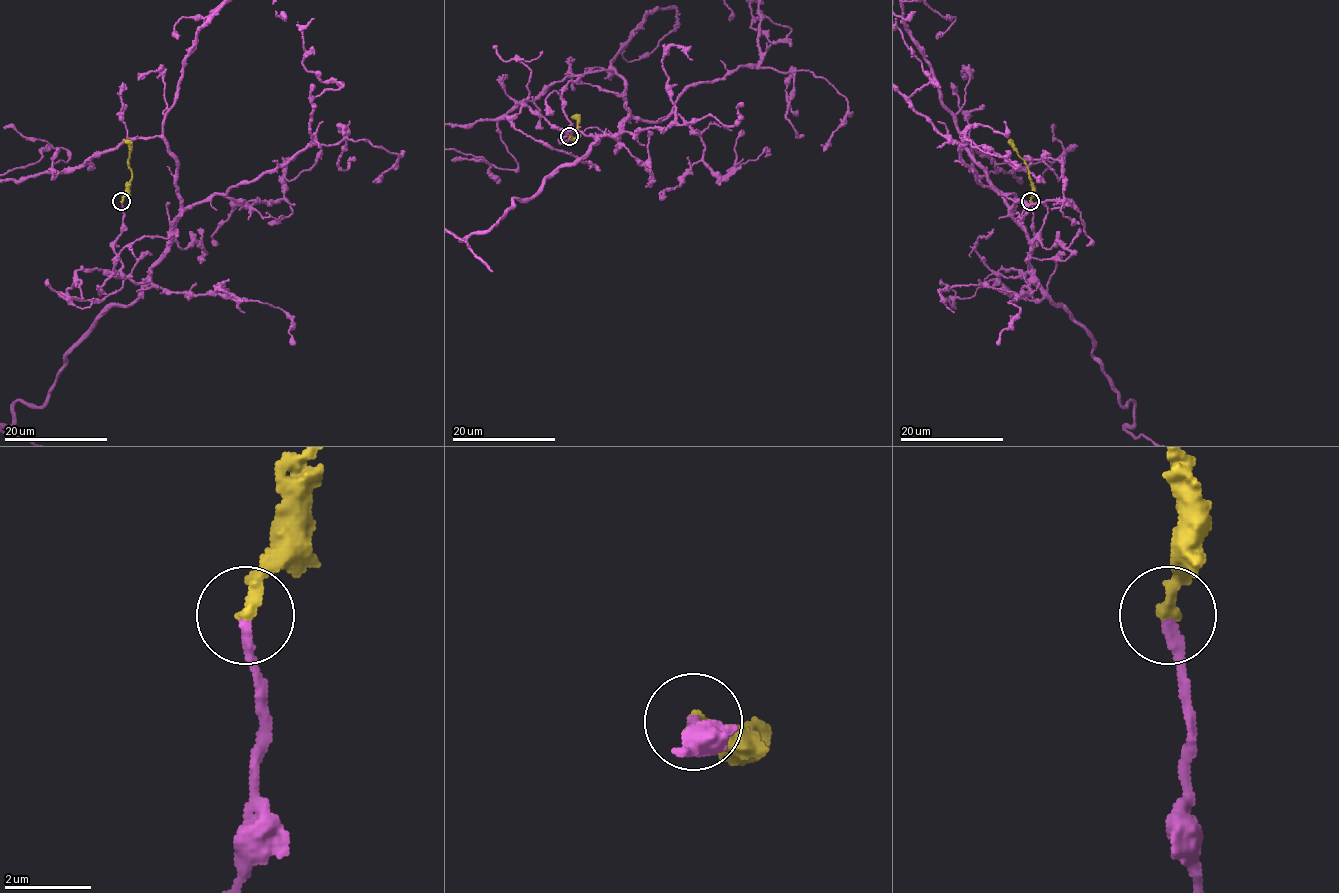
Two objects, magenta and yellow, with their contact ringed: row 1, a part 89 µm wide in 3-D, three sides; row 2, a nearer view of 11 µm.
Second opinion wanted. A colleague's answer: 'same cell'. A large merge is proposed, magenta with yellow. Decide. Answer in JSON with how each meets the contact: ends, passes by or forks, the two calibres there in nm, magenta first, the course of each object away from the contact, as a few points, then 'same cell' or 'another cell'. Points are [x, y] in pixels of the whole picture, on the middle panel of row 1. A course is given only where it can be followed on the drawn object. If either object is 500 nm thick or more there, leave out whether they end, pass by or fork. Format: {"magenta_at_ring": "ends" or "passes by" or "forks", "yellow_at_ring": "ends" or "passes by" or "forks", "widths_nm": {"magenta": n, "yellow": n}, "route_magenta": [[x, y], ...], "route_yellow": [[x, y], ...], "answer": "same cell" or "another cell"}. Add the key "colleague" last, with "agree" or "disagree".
{"magenta_at_ring": "ends", "yellow_at_ring": "ends", "widths_nm": {"magenta": 240, "yellow": 300}, "route_yellow": [[570, 137], [579, 135], [578, 120], [571, 116]], "answer": "same cell", "colleague": "agree"}

